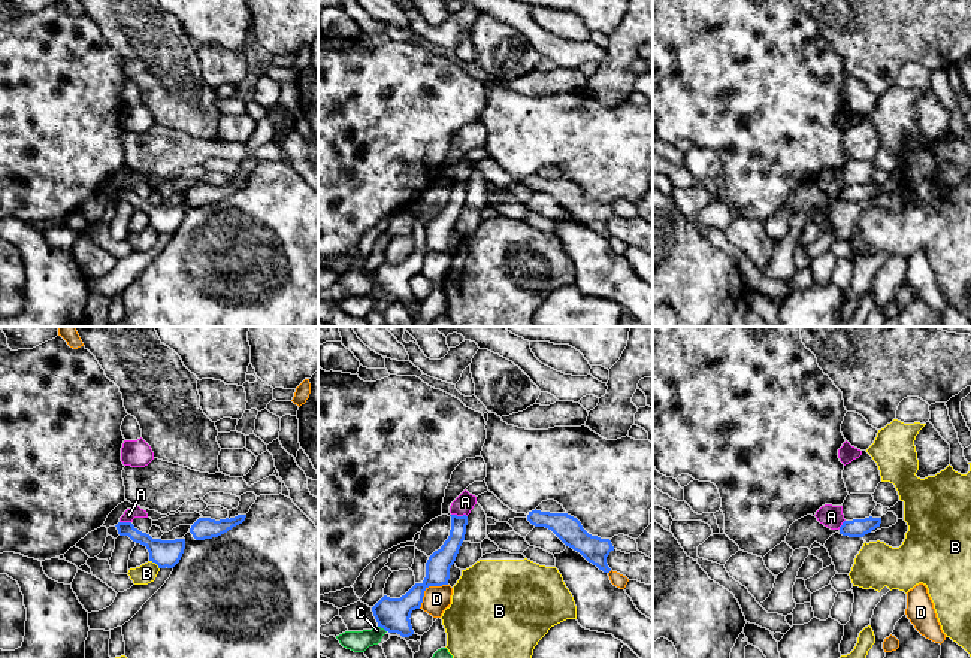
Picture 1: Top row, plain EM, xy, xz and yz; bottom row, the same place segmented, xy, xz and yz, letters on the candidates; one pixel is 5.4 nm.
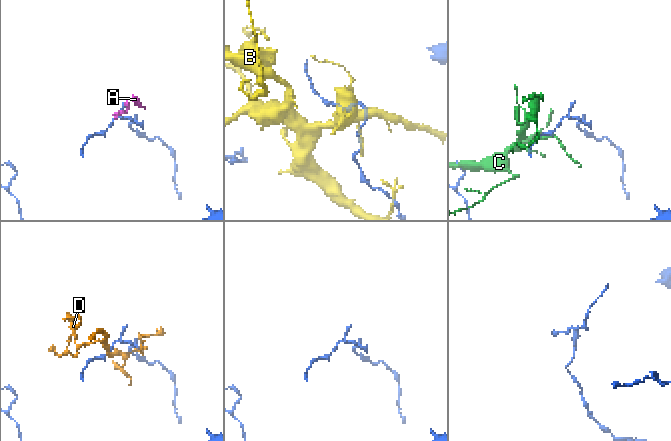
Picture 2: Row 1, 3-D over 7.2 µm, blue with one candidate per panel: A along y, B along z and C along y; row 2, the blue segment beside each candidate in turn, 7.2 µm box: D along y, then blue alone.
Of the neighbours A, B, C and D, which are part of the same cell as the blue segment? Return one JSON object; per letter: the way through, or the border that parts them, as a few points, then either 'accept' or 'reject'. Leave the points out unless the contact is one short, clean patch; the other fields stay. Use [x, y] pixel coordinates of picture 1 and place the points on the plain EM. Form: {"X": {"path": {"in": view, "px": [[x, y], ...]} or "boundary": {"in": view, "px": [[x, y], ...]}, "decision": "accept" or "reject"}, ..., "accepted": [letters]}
{"A": {"boundary": {"in": "xz", "px": [[451, 179], [466, 182]]}, "decision": "reject"}, "B": {"decision": "reject"}, "C": {"decision": "reject"}, "D": {"decision": "reject"}, "accepted": []}

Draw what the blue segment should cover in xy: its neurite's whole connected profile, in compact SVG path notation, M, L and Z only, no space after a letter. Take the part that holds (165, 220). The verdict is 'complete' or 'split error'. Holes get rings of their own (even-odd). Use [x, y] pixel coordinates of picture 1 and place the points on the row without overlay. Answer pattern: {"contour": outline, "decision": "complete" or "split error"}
{"contour": "M118 188L115 192L120 201L128 201L133 207L143 210L149 218L149 227L155 228L158 234L173 234L184 219L185 204L152 204L131 188Z", "decision": "complete"}

